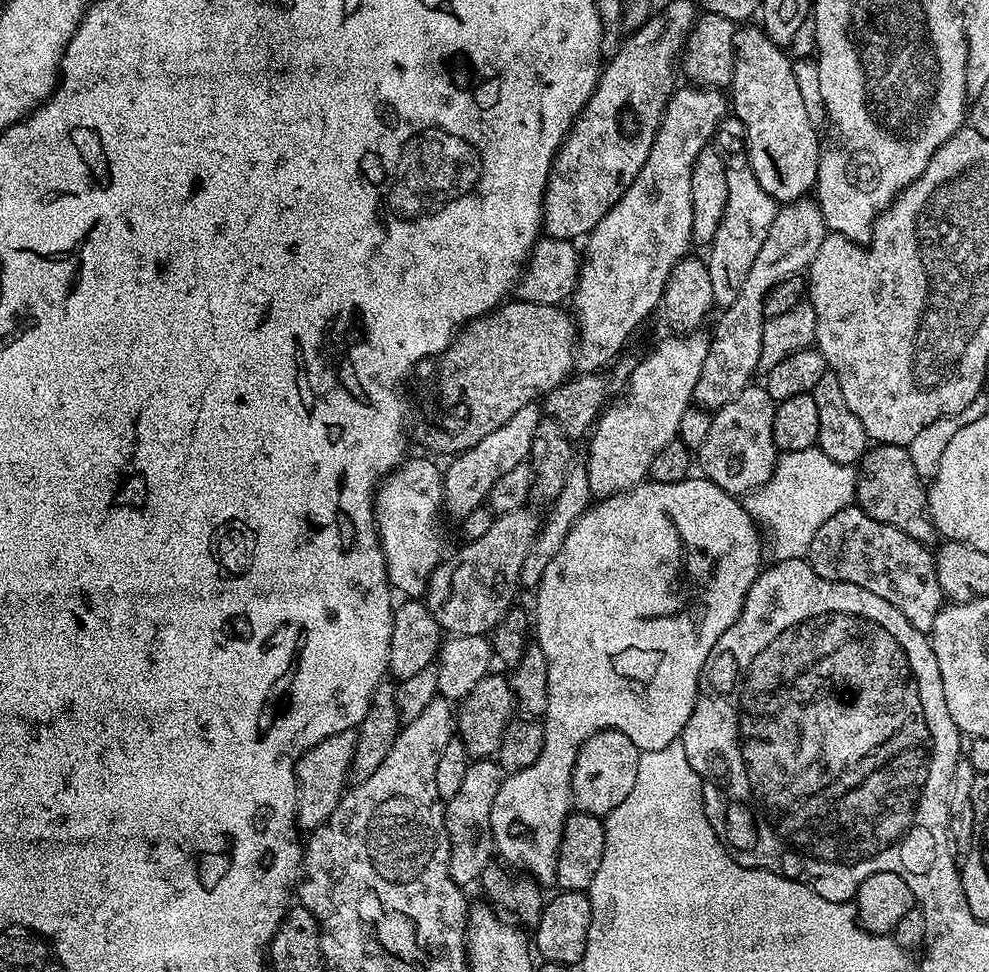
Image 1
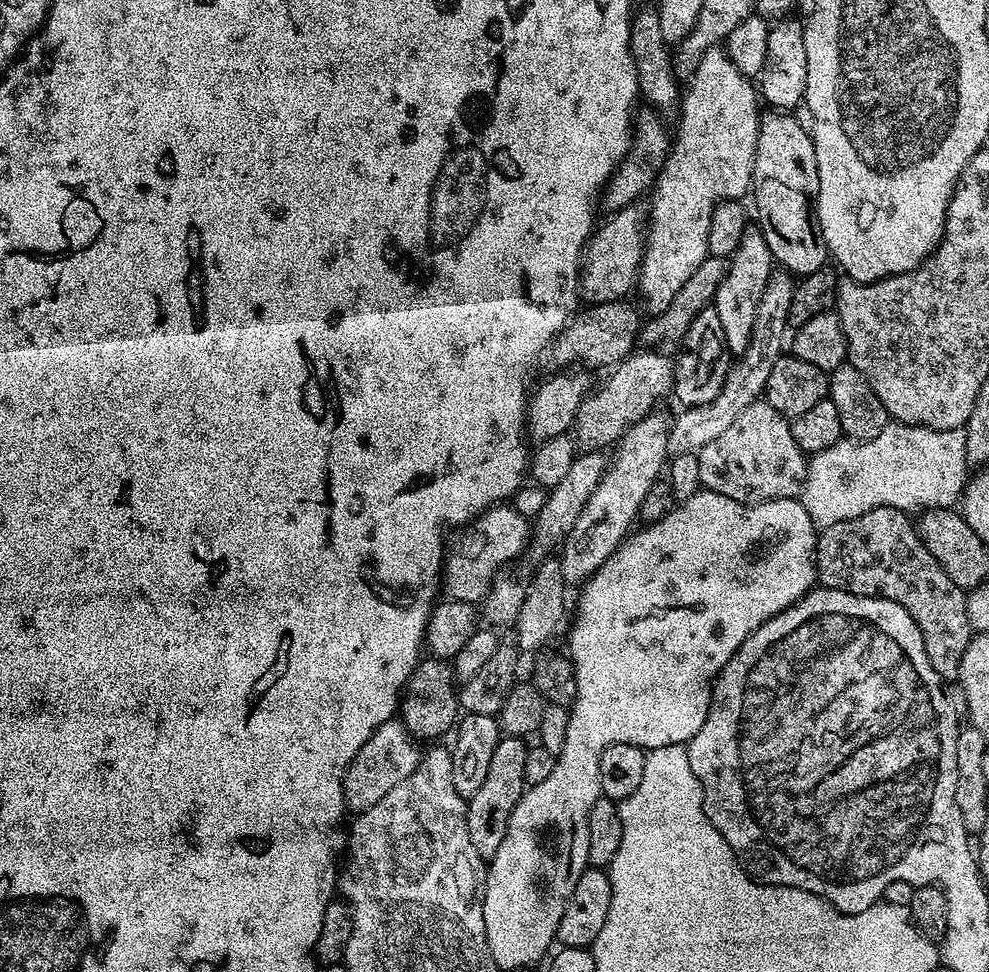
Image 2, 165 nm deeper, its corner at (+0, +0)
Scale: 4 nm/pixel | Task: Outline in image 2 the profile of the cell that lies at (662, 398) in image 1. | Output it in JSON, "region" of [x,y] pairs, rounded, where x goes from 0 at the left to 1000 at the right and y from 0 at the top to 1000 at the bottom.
{"region":[[[661,422],[636,438],[623,454],[623,466],[617,469],[617,476],[612,480],[605,500],[601,500],[601,508],[593,512],[593,521],[588,521],[584,537],[580,537],[565,565],[564,575],[571,602],[589,602],[623,568],[623,563],[636,550],[638,539],[644,538],[649,514],[666,493],[677,469],[674,465],[676,437],[676,429],[671,429],[667,422]]]}

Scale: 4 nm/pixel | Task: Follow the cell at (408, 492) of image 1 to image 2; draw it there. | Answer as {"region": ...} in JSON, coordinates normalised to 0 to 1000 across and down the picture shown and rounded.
{"region":[[[498,521],[484,528],[466,547],[465,568],[454,567],[449,573],[447,609],[452,616],[481,623],[492,614],[498,597],[509,585],[506,583],[536,560],[536,539],[520,522]]]}

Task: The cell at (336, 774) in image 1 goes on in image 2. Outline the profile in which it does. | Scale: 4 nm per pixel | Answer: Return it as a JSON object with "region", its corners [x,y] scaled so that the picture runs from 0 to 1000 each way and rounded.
{"region":[[[397,739],[386,743],[382,751],[374,755],[374,759],[362,772],[362,776],[352,786],[348,793],[348,826],[353,832],[367,833],[378,829],[402,805],[406,805],[425,787],[427,770],[414,755],[407,740]]]}

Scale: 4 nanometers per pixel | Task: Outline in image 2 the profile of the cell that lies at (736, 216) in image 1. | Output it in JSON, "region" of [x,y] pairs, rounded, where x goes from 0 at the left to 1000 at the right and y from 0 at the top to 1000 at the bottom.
{"region":[[[753,234],[744,256],[736,267],[736,280],[726,294],[722,316],[726,319],[726,327],[730,331],[732,357],[737,363],[752,362],[759,350],[762,340],[763,323],[766,321],[767,309],[782,283],[783,269],[779,261],[779,253],[775,253],[775,245],[767,234]]]}

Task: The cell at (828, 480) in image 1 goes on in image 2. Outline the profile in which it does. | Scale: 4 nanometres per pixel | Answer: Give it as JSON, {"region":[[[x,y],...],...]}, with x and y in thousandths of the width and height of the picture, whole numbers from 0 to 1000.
{"region":[[[900,434],[892,442],[892,447],[888,447],[888,451],[880,451],[879,453],[859,453],[856,451],[849,452],[843,459],[835,459],[835,463],[820,466],[817,473],[817,483],[815,484],[815,492],[813,493],[813,502],[807,511],[809,519],[815,523],[815,529],[819,531],[822,539],[826,544],[838,543],[843,541],[843,537],[855,537],[855,533],[868,533],[868,529],[876,529],[876,525],[884,525],[885,523],[913,523],[915,525],[937,525],[940,523],[962,523],[966,524],[972,517],[975,509],[975,500],[981,490],[981,480],[977,473],[977,447],[974,440],[966,440],[965,442],[940,442],[932,438],[924,438],[923,436],[912,436],[909,434]]]}

